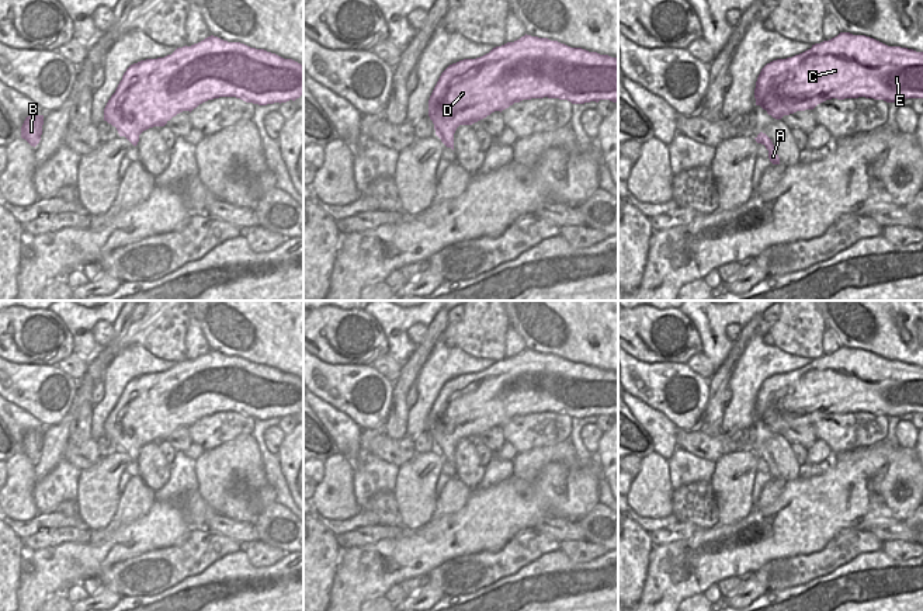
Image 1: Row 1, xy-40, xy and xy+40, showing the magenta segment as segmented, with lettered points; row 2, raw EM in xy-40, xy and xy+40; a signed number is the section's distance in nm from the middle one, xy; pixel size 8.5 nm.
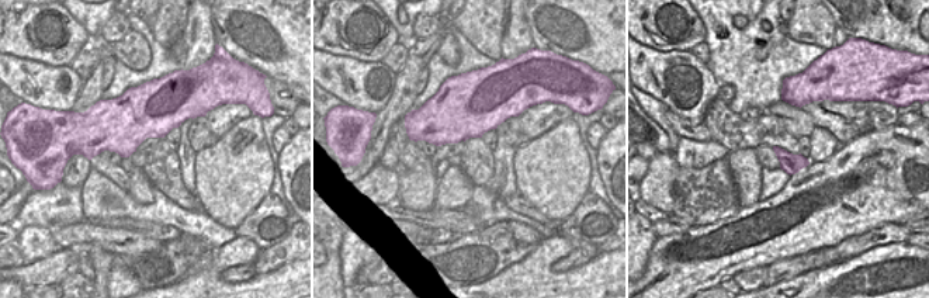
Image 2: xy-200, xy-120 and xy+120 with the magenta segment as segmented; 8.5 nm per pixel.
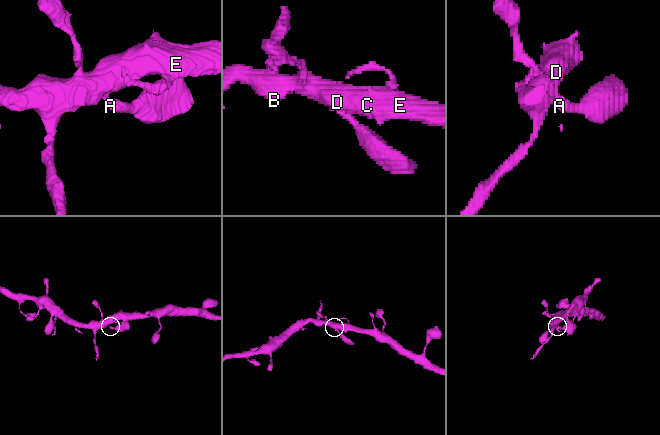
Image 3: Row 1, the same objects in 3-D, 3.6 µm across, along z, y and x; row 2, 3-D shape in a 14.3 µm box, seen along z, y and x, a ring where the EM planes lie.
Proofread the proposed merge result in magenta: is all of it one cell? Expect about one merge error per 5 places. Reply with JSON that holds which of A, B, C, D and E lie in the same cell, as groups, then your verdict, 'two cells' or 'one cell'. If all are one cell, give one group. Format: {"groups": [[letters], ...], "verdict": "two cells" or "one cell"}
{"groups": [["A", "B", "C", "D", "E"]], "verdict": "one cell"}

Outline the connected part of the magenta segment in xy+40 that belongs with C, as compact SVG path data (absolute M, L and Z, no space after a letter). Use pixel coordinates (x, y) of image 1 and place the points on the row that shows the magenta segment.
M840 32L787 59L767 63L754 98L775 119L837 98L899 103L923 98L923 52Z

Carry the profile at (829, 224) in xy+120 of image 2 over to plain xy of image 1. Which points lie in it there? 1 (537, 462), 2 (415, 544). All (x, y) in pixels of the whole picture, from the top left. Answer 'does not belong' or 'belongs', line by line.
1: does not belong
2: belongs

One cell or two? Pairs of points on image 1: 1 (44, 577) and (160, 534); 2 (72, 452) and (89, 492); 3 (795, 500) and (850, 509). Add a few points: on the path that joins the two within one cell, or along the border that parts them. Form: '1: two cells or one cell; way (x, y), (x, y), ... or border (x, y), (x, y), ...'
1: one cell; way (73, 569), (94, 561), (115, 540), (131, 535)
2: two cells; border (100, 457), (82, 471)
3: one cell; way (809, 504), (836, 504)

